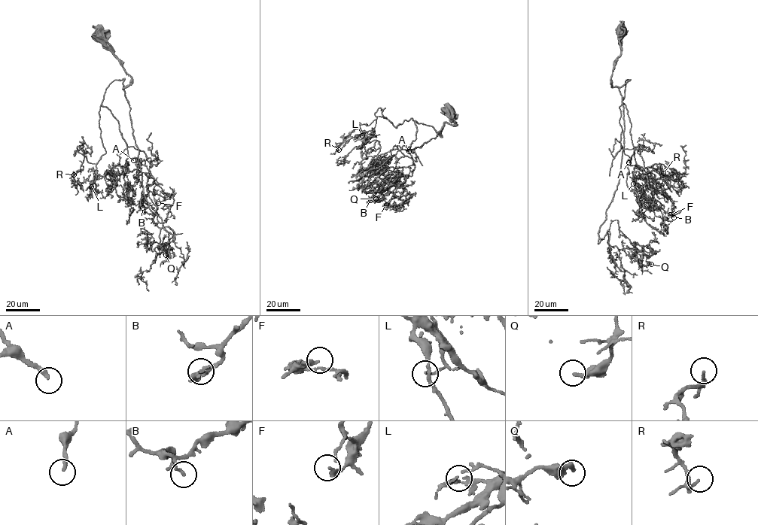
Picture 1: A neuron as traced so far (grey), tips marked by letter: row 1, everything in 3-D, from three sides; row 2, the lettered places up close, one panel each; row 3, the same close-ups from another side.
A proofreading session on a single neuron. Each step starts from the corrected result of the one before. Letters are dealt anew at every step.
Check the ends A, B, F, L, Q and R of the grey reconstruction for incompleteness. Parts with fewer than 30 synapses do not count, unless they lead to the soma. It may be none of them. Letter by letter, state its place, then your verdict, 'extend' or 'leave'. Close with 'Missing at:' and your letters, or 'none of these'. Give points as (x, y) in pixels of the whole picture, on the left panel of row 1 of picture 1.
A: (133, 160) | leave
B: (142, 207) | leave
F: (158, 203) | leave
L: (91, 186) | leave
Q: (165, 255) | leave
R: (74, 174) | leave
Missing at: none of these

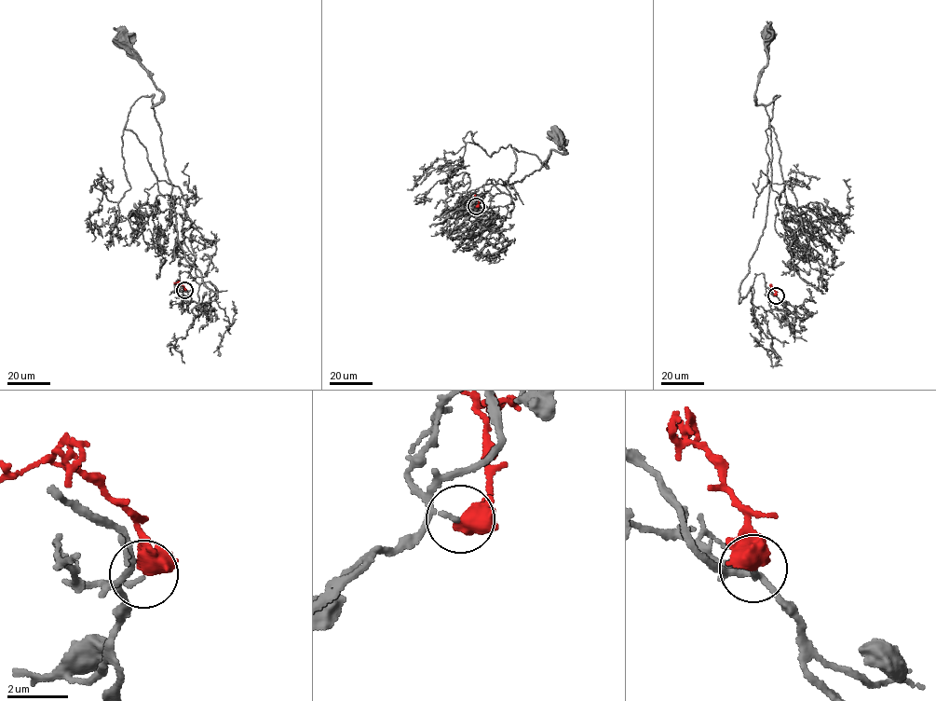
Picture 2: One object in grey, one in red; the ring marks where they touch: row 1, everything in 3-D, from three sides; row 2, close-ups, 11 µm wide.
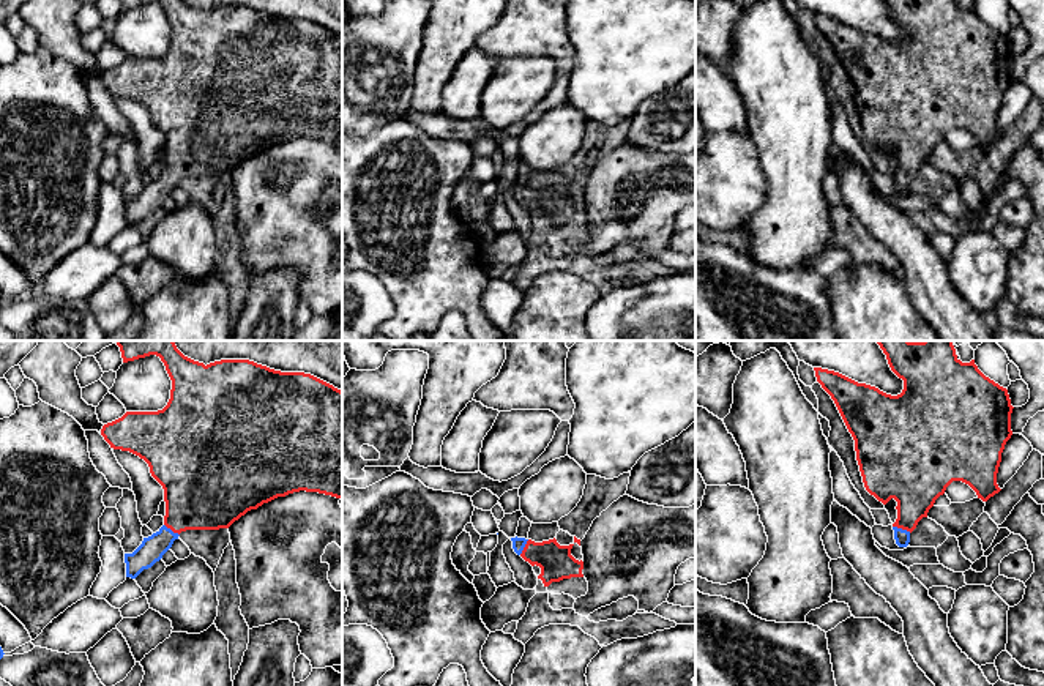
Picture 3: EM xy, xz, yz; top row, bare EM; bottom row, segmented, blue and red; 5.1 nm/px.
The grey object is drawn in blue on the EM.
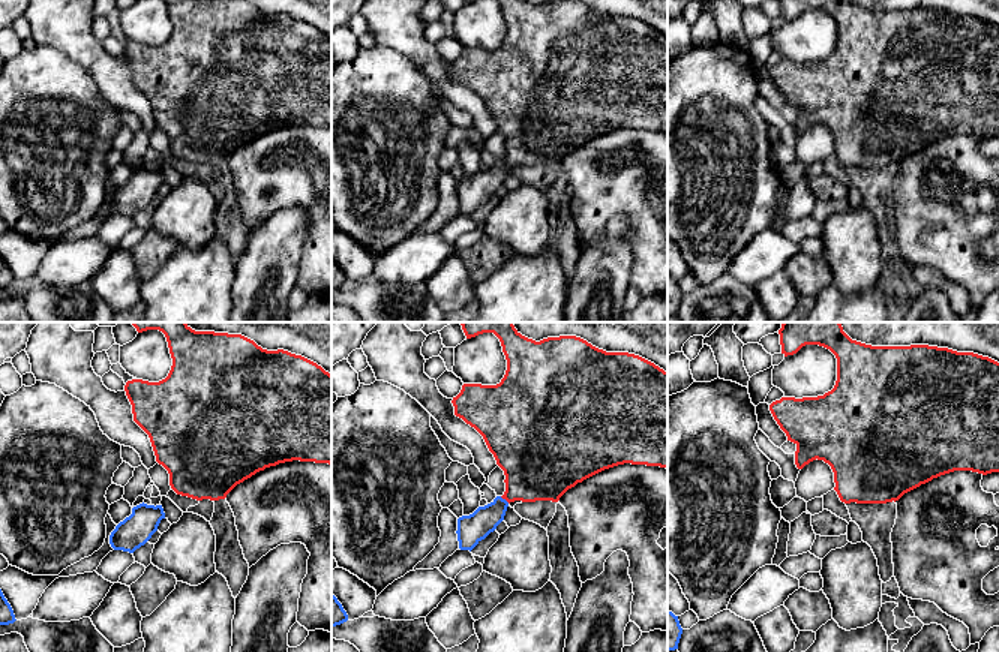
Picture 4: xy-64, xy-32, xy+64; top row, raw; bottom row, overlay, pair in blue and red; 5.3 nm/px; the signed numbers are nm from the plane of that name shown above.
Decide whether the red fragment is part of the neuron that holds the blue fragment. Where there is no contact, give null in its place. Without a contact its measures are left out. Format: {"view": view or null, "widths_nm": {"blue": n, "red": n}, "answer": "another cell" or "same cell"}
{"view": "yz", "widths_nm": {"blue": 80, "red": 280}, "answer": "same cell"}

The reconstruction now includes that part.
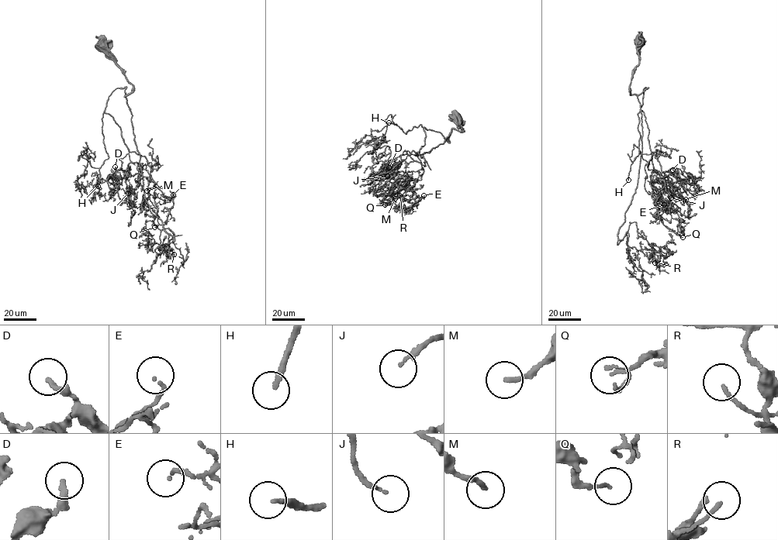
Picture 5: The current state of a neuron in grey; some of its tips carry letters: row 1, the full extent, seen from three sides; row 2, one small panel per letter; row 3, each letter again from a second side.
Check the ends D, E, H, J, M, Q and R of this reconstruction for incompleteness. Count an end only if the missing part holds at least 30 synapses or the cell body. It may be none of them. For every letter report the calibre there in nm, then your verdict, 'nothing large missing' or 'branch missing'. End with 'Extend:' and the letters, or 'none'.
D: calibre 160 nm; nothing large missing
E: calibre 120 nm; nothing large missing
H: calibre 180 nm; branch missing
J: calibre 140 nm; branch missing
M: calibre 180 nm; branch missing
Q: calibre 70 nm; nothing large missing
R: calibre 130 nm; nothing large missing
Extend: H, J, M

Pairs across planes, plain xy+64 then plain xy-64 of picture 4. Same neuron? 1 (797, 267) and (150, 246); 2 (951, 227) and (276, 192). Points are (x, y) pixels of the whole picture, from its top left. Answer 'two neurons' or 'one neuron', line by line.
1: one neuron
2: one neuron

